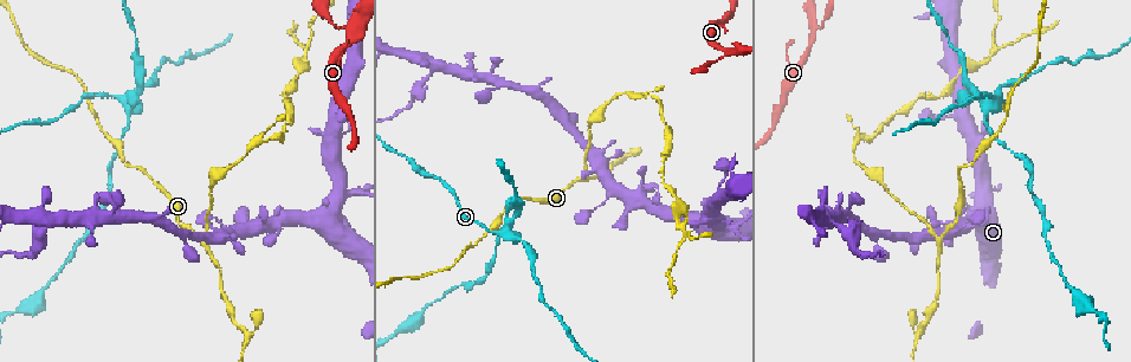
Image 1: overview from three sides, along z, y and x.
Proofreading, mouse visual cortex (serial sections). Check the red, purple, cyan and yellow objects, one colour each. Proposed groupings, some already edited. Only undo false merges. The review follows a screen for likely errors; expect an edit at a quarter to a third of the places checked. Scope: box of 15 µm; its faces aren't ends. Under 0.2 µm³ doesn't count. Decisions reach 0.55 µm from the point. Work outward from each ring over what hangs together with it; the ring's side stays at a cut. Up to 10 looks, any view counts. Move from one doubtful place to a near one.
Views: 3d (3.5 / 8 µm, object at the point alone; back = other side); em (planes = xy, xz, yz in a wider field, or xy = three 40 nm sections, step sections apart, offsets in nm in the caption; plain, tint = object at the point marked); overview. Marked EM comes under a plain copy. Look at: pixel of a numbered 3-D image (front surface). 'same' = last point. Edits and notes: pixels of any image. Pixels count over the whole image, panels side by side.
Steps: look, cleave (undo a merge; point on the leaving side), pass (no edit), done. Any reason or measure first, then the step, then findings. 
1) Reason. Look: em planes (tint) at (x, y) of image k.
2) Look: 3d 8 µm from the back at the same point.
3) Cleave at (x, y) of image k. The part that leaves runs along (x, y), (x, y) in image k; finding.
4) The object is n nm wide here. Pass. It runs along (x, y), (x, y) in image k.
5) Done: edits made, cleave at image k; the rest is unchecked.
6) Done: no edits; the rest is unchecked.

A fork. Look: 3d 3.5 µm at (941, 238) of image 1.

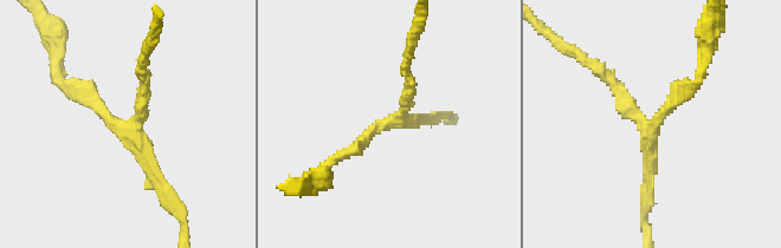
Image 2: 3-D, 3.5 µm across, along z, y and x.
3 arms meet here; the arms are 150, 150, 150 nm wide. Look: em planes (tint) at (390, 119) of image 2.

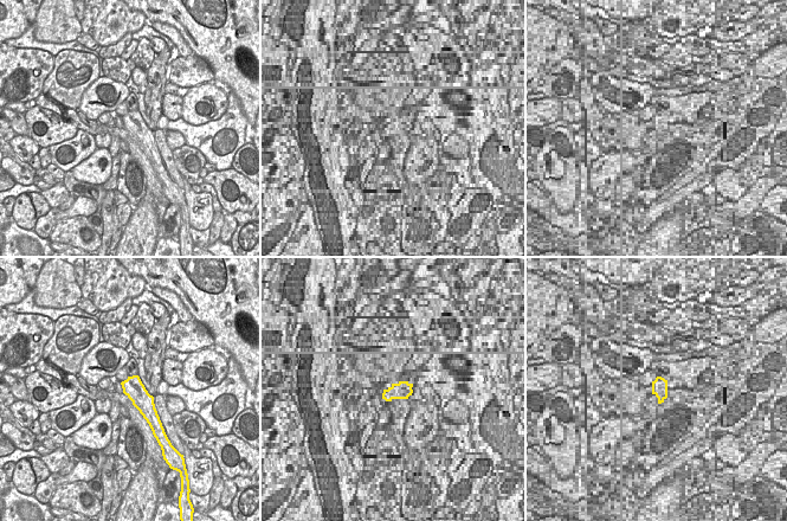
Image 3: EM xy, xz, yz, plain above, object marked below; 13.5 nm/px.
The object is 280 nm wide here. Pass. It runs along (334, 161), (404, 112), (407, 72) in image 2; continuous, no second cell.

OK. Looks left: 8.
Thick turns thin. Look: 3d 3.5 µm at (42, 233) of image 1.

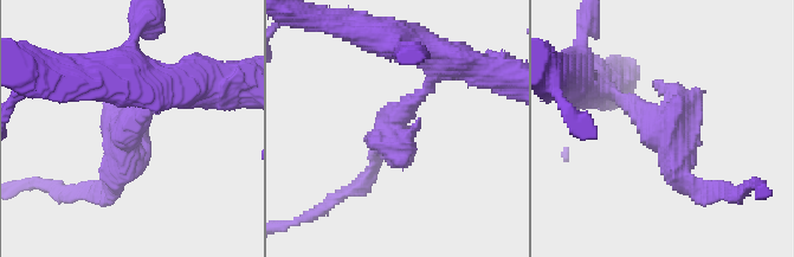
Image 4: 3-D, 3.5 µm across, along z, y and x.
Look: em xy step 2 (tint) at (400, 111) of image 4.

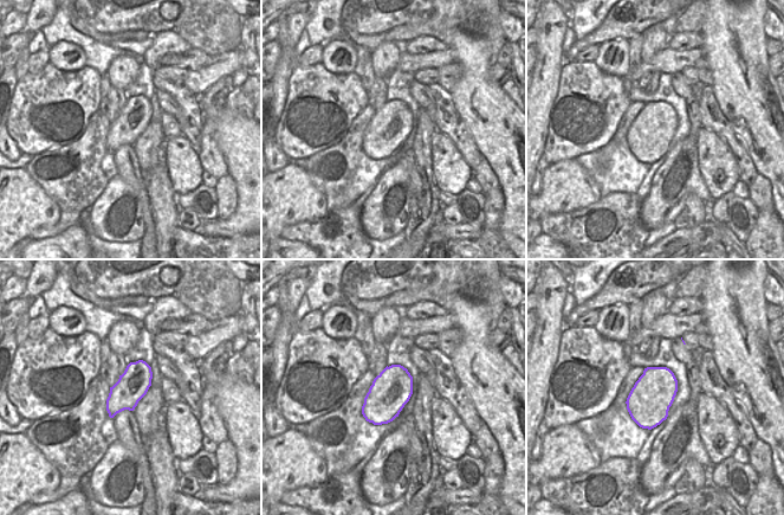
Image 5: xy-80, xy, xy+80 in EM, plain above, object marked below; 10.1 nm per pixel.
Cut it another way. Look: em planes (tint) at the same point.

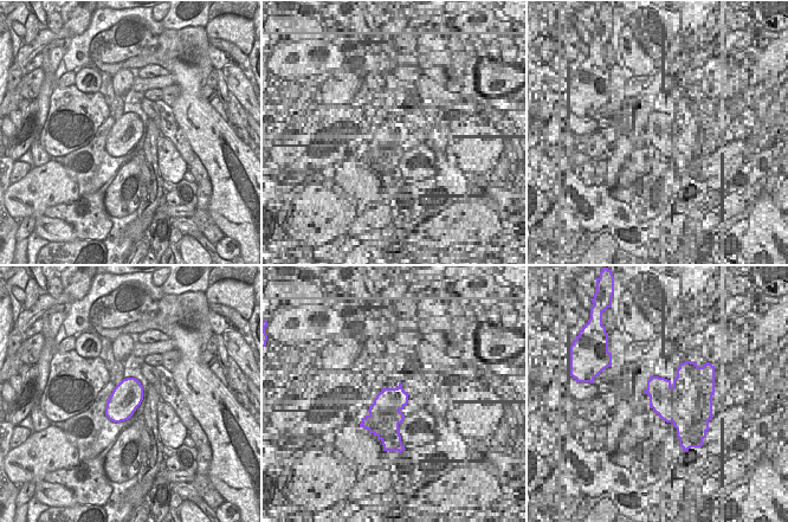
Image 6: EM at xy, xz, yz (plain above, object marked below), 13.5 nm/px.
Cleave at (677, 177) of image 4. The part that leaves runs along (662, 130), (683, 181), (725, 192) in image 4; two cells meet here.

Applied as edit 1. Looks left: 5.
Thin neck. Look: 3d 3.5 µm at (433, 177) of image 1.

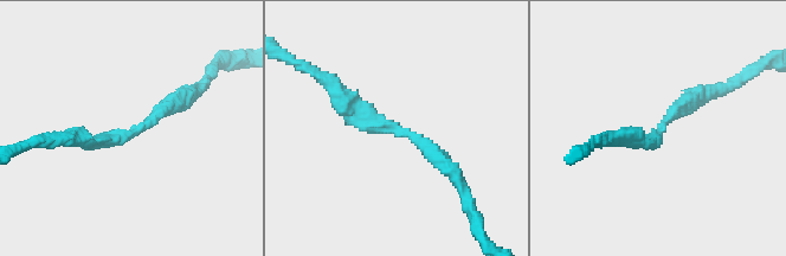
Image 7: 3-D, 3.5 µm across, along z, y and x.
The arms are 200, 250 nm wide. Look: em xy step 1 (tint) at (662, 129) of image 7.

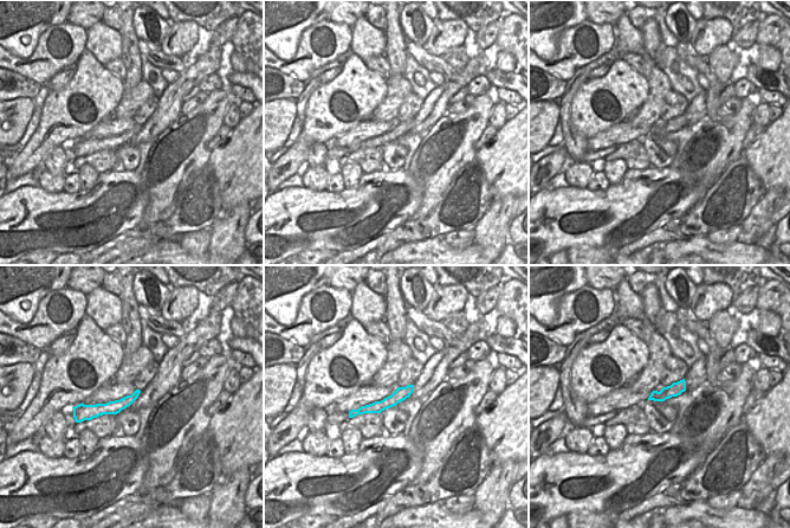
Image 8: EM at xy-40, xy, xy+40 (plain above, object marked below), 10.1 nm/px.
Pass. It runs along (410, 387), (380, 406), (353, 413) in image 8; continuous, no second cell.

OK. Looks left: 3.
Abrupt turn. Look: 3d 8 µm at (918, 335) of image 1.

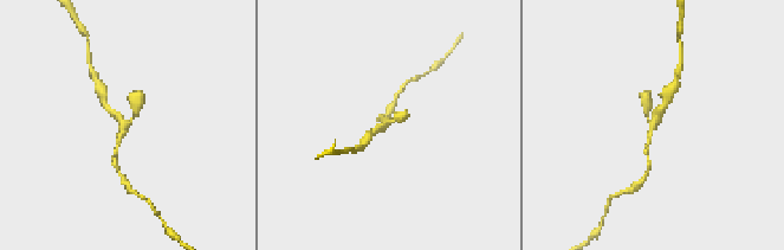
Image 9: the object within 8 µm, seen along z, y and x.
Closer look. Look: 3d 3.5 µm at (120, 124) of image 9.

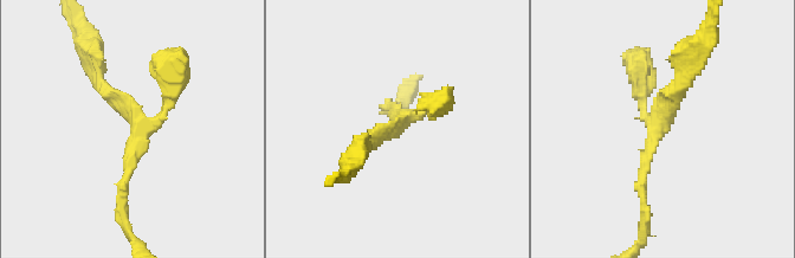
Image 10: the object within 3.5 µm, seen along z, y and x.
Pass. Continuous, no second cell.

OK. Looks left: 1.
Done: edits made, cleave at image 4; the rest is unchecked.

